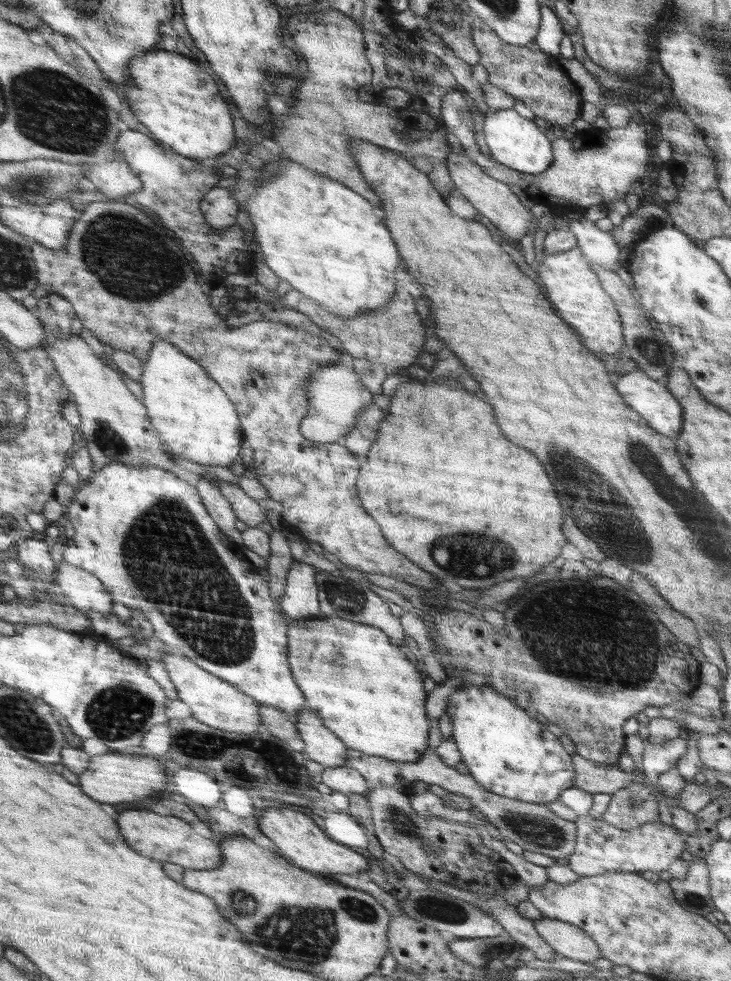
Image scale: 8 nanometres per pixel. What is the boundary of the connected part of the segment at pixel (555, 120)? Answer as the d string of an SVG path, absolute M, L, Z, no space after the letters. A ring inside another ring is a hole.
M478 18L471 22L471 37L480 53L478 64L488 72L488 83L522 100L537 119L546 118L553 126L574 123L579 118L583 103L580 90L564 72L556 56L542 52L535 43L526 46L507 44Z

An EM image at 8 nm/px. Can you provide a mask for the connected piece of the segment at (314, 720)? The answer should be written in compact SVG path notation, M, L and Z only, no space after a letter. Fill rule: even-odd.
M304 707L297 712L294 720L299 737L304 741L303 754L323 764L325 767L341 767L350 758L346 753L348 747L331 730L328 730L322 719L312 709Z

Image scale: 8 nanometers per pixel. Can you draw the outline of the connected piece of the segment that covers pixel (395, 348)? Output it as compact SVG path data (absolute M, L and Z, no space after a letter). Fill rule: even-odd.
M281 280L274 290L278 294L278 301L288 309L294 309L314 322L320 329L332 334L342 341L344 350L354 358L367 358L384 368L404 369L411 366L416 356L422 353L424 344L424 328L422 320L416 314L414 300L410 298L408 290L396 286L392 300L383 307L363 312L358 316L347 317L334 314L322 308L315 300L304 296L285 280Z

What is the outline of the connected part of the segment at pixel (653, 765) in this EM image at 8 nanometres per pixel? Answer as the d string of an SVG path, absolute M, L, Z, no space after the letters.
M681 737L655 746L649 740L644 741L644 752L641 764L645 777L654 785L658 775L666 769L676 767L676 763L687 753L687 740Z

